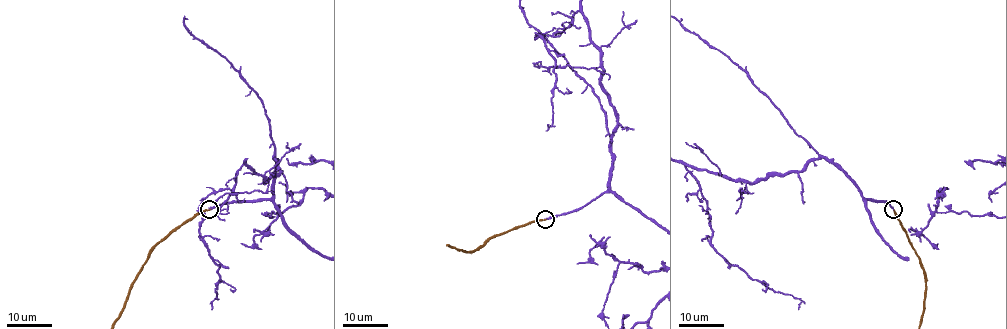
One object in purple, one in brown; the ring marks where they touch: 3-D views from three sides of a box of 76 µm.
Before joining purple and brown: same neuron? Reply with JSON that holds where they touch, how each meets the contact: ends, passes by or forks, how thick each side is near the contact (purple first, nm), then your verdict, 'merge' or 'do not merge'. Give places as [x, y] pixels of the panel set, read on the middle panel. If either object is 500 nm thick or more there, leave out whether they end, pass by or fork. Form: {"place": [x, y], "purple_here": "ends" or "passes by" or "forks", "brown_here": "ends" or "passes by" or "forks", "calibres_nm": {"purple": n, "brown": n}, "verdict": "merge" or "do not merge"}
{"place": [545, 219], "purple_here": "ends", "brown_here": "ends", "calibres_nm": {"purple": 190, "brown": 150}, "verdict": "merge"}

